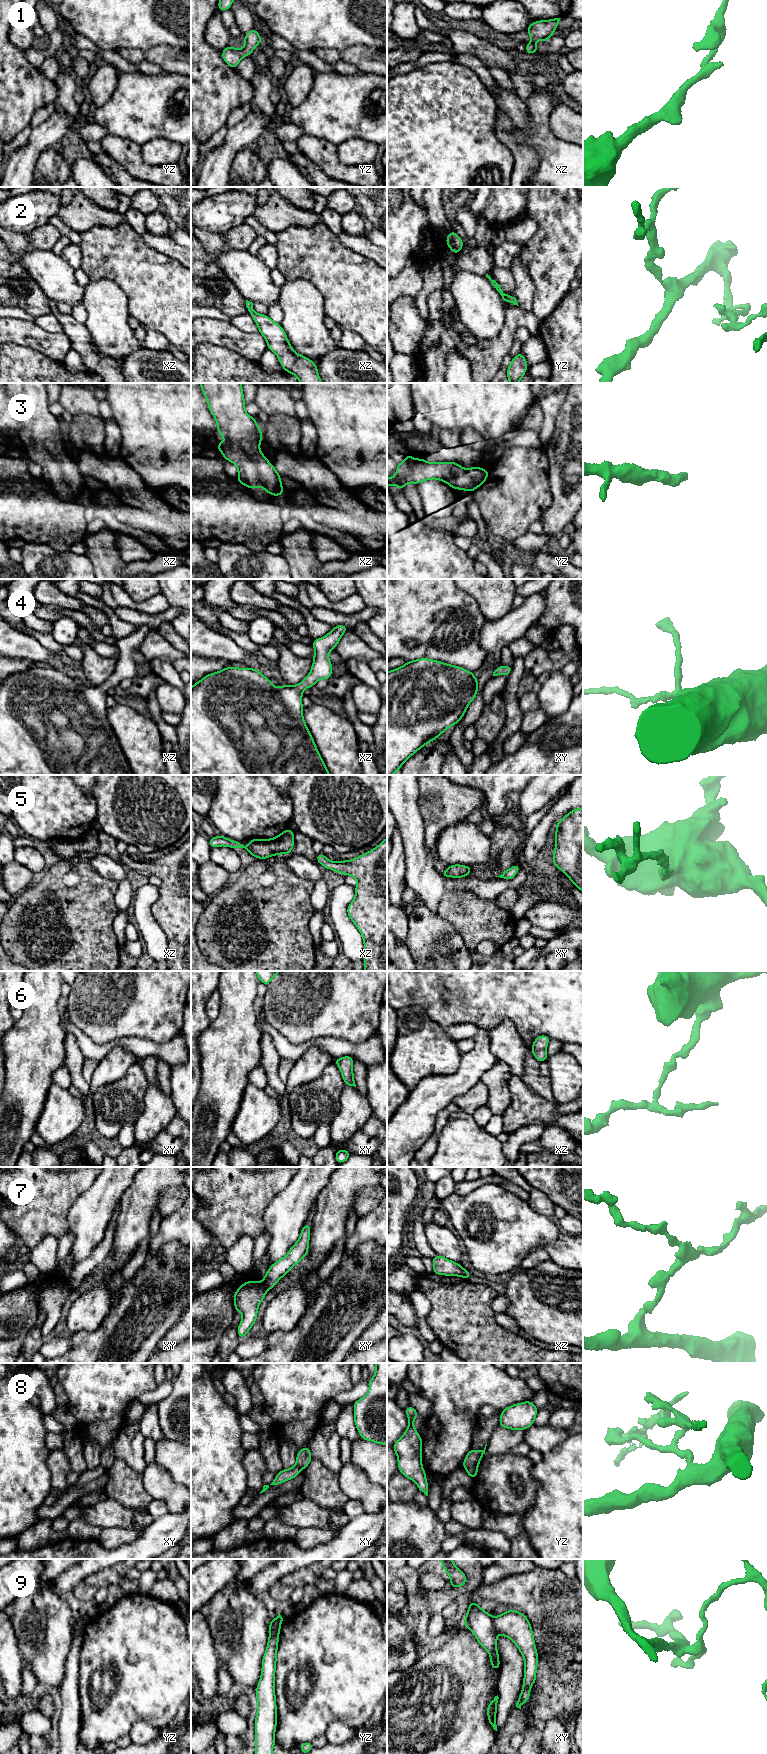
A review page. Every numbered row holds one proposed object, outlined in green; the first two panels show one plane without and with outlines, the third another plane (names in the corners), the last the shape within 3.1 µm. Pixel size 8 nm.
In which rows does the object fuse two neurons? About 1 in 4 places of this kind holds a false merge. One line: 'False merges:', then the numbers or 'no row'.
False merges: 7, 8, 9

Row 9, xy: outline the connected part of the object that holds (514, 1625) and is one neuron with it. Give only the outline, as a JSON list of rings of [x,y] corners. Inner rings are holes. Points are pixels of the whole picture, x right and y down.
[[[509,1609],[496,1616],[493,1618],[493,1623],[497,1633],[512,1640],[524,1658],[523,1688],[516,1703],[516,1707],[521,1709],[521,1705],[527,1703],[530,1697],[530,1688],[536,1681],[538,1653],[532,1627],[528,1618],[514,1609]]]

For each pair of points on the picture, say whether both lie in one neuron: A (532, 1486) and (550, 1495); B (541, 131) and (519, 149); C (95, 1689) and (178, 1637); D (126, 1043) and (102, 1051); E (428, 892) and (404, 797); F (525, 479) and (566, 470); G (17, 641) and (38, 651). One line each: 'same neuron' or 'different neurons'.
A: different neurons
B: different neurons
C: same neuron
D: same neuron
E: same neuron
F: different neurons
G: same neuron

